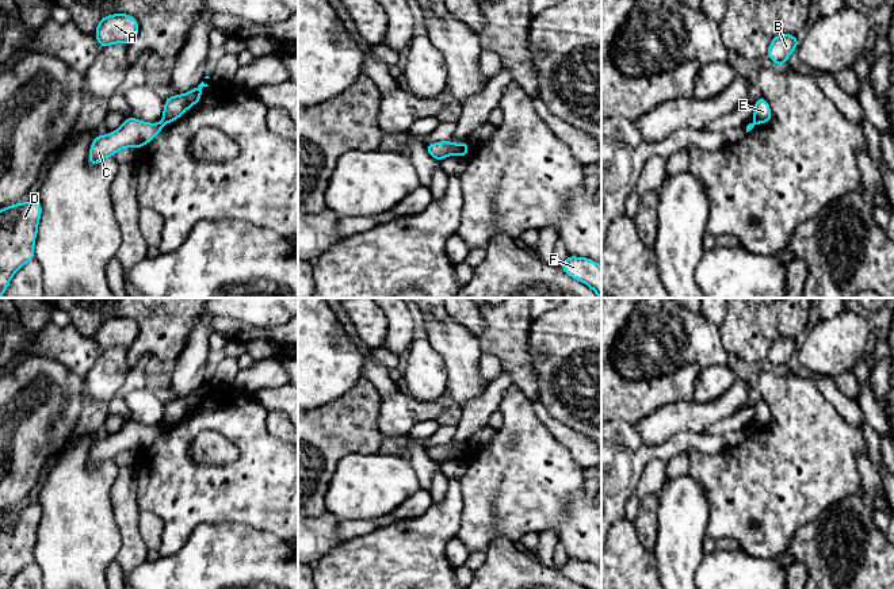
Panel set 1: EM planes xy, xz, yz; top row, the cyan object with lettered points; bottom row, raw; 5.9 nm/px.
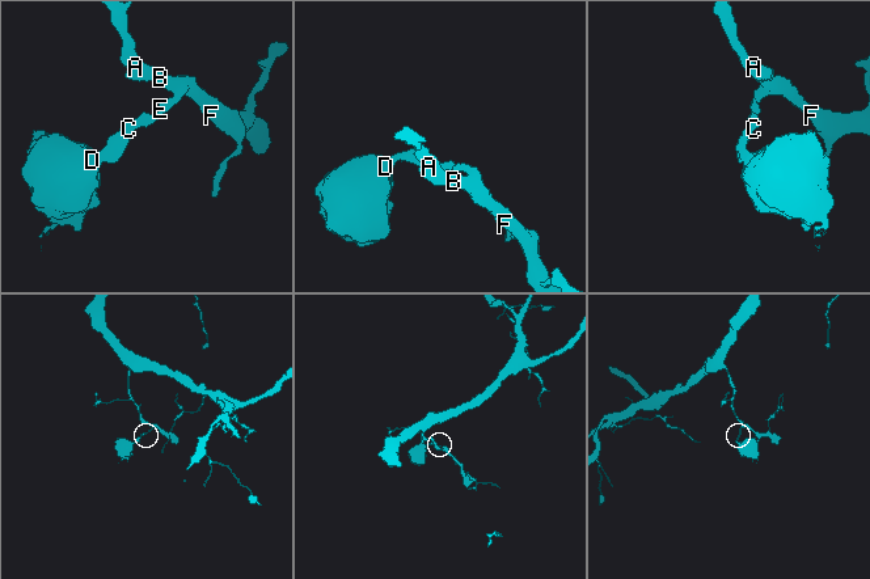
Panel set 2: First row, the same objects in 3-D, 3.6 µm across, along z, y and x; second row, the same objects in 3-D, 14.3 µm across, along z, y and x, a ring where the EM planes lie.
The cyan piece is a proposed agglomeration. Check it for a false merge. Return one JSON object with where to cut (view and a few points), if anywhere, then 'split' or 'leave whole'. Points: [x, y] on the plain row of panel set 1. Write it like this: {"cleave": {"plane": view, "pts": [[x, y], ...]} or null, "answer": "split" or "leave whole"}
{"cleave": {"plane": "xz", "pts": [[467, 450], [461, 458]]}, "answer": "split"}

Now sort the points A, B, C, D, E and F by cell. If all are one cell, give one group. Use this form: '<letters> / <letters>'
A B E F / C D

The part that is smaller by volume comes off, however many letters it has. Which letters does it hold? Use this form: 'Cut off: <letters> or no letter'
Cut off: C, D

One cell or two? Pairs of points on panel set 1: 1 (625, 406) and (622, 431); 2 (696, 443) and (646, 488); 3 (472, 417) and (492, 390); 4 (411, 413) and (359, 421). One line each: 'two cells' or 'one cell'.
1: two cells
2: two cells
3: one cell
4: two cells

